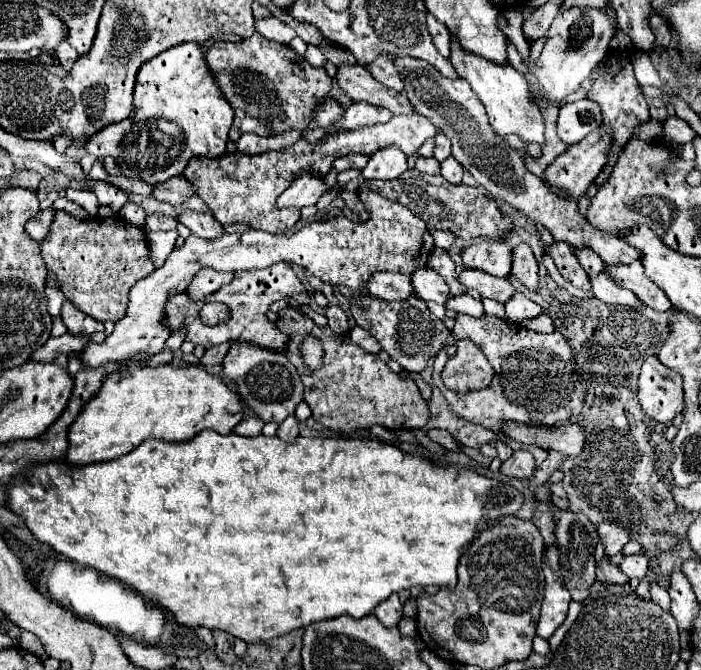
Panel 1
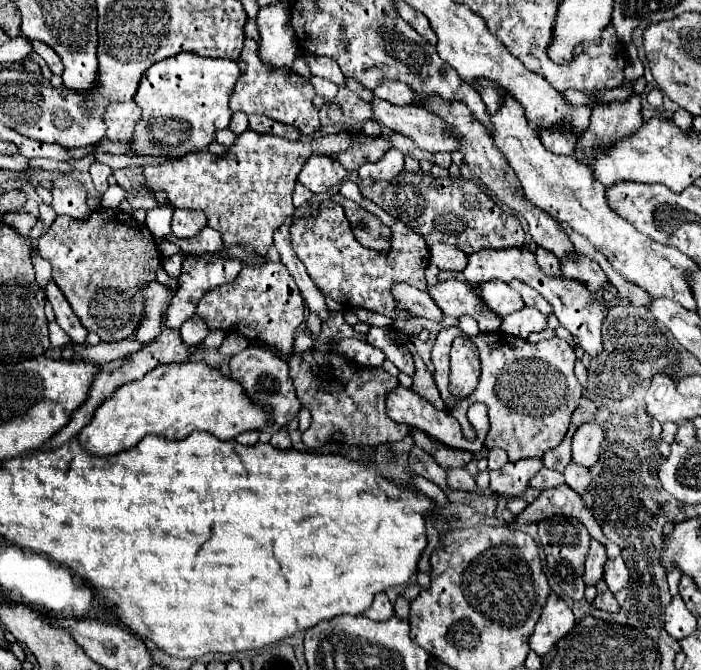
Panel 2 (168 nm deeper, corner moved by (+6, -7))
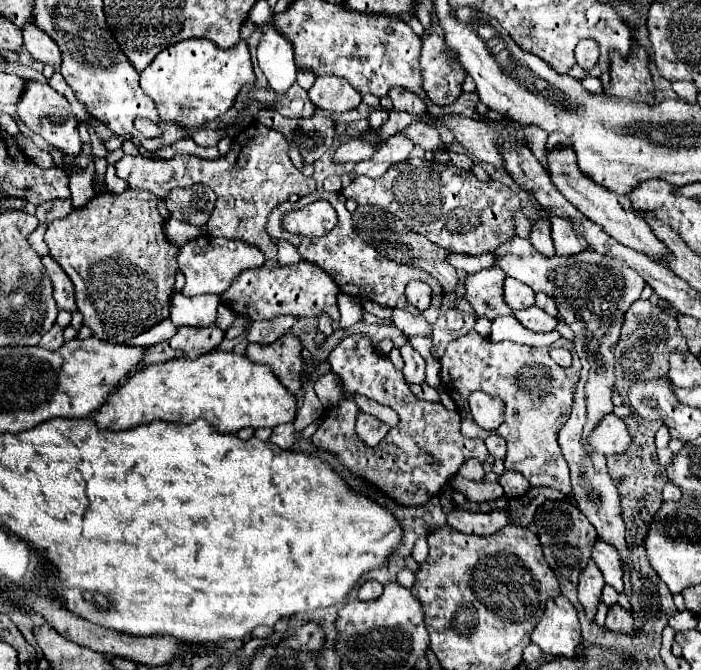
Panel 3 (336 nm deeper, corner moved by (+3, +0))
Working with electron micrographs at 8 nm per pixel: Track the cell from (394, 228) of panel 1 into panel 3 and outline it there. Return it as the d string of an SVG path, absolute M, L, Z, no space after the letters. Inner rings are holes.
M316 189L314 193L300 197L300 201L296 201L296 203L286 201L280 207L276 207L276 211L272 211L272 217L268 217L268 235L272 239L288 239L300 251L300 255L306 261L322 267L336 281L336 285L340 287L342 293L352 295L352 297L362 299L362 301L368 299L368 301L374 301L378 305L386 305L386 307L392 307L392 309L398 307L398 309L404 309L404 311L408 311L412 315L422 315L428 323L434 323L436 317L438 317L438 309L442 307L442 287L440 287L440 283L430 273L426 273L422 269L414 269L414 267L402 265L402 263L394 263L394 261L382 257L376 249L368 247L352 231L352 213L346 209L344 203L346 203L346 197L342 193L328 193L324 189ZM318 199L326 199L338 211L338 225L328 235L324 235L324 237L304 237L304 235L294 235L294 233L290 233L290 231L286 231L282 227L282 219L284 219L286 213L296 211L300 207L306 207L306 205L318 201ZM414 279L428 283L430 289L432 289L432 303L430 303L430 307L426 311L420 311L418 307L414 307L406 299L406 285L410 281L414 281Z

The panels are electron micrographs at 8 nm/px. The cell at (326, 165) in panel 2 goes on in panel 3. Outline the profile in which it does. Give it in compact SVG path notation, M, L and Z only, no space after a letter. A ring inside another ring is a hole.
M350 139L348 143L340 145L334 153L334 165L344 165L344 163L358 163L358 161L364 161L364 159L370 159L374 155L374 147L368 147L364 145L362 141L356 141L356 139Z

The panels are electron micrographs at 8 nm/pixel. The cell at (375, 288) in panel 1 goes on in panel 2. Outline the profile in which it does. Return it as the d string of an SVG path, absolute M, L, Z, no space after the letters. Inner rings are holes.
M397 284L397 286L393 286L393 296L403 308L413 312L415 316L435 320L435 322L443 320L441 308L433 302L429 292L425 292L425 290L417 290L407 284Z

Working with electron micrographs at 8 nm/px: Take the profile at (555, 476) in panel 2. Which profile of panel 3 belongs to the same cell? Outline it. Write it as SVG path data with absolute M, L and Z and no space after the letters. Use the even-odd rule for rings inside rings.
M470 331L468 335L464 335L464 337L460 337L460 339L454 339L454 341L450 341L450 343L448 343L448 347L446 347L444 355L440 357L440 365L442 365L442 371L440 371L440 379L442 379L442 389L444 389L444 391L446 391L446 393L448 393L448 395L450 395L452 399L454 399L454 403L456 403L458 411L462 413L462 435L464 435L464 437L468 437L468 439L476 439L476 437L480 437L480 439L486 439L486 437L488 437L488 435L492 435L492 433L496 433L496 435L500 435L500 437L504 437L504 441L508 443L508 465L506 465L506 469L514 469L514 471L520 471L520 473L522 473L522 475L524 475L524 477L526 477L526 479L530 481L530 485L532 485L532 487L552 487L552 489L558 489L558 491L562 491L562 493L570 493L570 469L568 469L568 463L564 461L564 457L562 457L562 453L560 453L560 447L558 447L558 431L560 431L560 429L564 427L564 421L568 421L568 415L570 415L570 411L572 411L572 403L574 403L574 391L576 391L576 383L580 381L580 359L576 359L576 353L574 353L574 345L572 345L570 341L566 341L566 339L558 339L558 343L554 343L554 345L550 345L550 347L530 347L530 345L520 345L520 343L512 343L512 341L498 341L498 343L492 343L490 339L484 339L484 337L480 337L480 335L476 333L476 331ZM556 345L560 345L560 347L564 347L564 349L568 349L568 351L572 353L572 359L574 359L574 361L572 361L572 365L570 365L570 367L560 367L558 363L554 363L554 361L552 361L552 357L550 357L550 349L552 349L552 347L556 347ZM474 391L484 391L484 393L492 393L492 395L498 395L498 397L500 397L500 399L504 401L504 405L506 405L506 413L504 413L504 423L502 423L502 425L500 425L500 427L496 429L496 431L492 431L492 433L490 433L490 431L484 431L484 429L480 429L480 427L478 427L478 425L474 423L474 419L472 419L472 415L470 415L470 411L468 411L466 399L468 399L468 395L470 395L470 393L474 393Z

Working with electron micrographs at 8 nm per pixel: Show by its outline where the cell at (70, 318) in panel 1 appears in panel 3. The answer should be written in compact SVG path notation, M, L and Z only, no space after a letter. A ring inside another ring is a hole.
M42 257L42 263L44 263L44 267L48 271L48 277L50 277L52 285L54 285L54 301L56 301L58 309L64 309L68 313L74 313L78 307L74 303L74 287L72 287L72 281L62 271L62 267L54 263L52 257Z

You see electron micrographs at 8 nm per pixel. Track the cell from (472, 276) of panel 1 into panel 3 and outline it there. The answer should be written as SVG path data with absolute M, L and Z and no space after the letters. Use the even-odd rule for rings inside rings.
M506 277L506 281L504 281L504 299L512 309L532 307L534 297L536 297L536 293L532 291L532 287L528 287L528 285L512 279L512 277Z

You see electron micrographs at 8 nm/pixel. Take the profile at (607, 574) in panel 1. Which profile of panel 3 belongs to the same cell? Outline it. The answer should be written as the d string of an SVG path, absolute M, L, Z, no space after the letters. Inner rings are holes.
M612 605L608 609L608 615L606 615L606 627L610 631L622 631L622 633L630 633L632 627L634 627L634 619L632 619L632 611L622 607L622 605Z

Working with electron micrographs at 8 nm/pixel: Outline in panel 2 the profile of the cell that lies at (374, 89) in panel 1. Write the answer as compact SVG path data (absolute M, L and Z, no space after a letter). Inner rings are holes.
M379 98L371 104L375 120L391 132L409 136L421 150L427 152L453 152L461 148L461 142L455 138L455 132L441 122L437 114L421 106L393 106Z

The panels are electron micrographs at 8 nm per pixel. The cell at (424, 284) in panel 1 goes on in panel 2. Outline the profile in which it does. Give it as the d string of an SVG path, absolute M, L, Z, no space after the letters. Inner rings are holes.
M447 280L447 282L439 282L437 286L427 288L431 298L435 300L435 304L443 310L443 314L447 316L473 316L479 322L479 330L481 332L497 332L501 318L499 314L493 314L493 310L489 310L485 306L485 302L481 302L481 298L477 298L477 284L469 284L469 282L459 282L459 280Z

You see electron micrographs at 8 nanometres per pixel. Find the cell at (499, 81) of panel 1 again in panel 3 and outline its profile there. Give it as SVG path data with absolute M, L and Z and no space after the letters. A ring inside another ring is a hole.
M552 147L552 149L546 149L546 159L548 159L548 173L550 173L550 179L554 183L554 187L584 215L588 217L590 221L598 223L602 229L614 237L616 241L620 241L622 245L658 261L658 263L664 263L666 265L666 257L670 255L668 253L668 247L654 235L652 227L644 221L642 215L636 215L636 211L630 209L630 203L628 203L628 197L626 195L618 195L614 191L608 191L606 187L600 187L598 183L592 183L592 179L584 177L578 169L578 163L576 163L576 155L572 151L572 147Z

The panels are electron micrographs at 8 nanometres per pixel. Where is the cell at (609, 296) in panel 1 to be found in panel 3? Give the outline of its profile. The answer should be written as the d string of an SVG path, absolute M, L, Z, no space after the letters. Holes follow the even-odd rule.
M550 215L550 221L552 221L552 239L556 255L578 255L588 249L584 237L580 237L570 223L564 223L564 219L556 219L554 215Z

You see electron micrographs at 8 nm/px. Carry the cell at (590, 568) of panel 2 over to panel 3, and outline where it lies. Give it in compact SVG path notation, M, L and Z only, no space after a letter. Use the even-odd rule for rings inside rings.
M590 559L586 569L580 573L580 583L578 583L578 599L584 605L586 613L590 619L594 619L596 613L596 605L600 601L600 593L604 587L604 577L602 571L598 569L598 565Z

